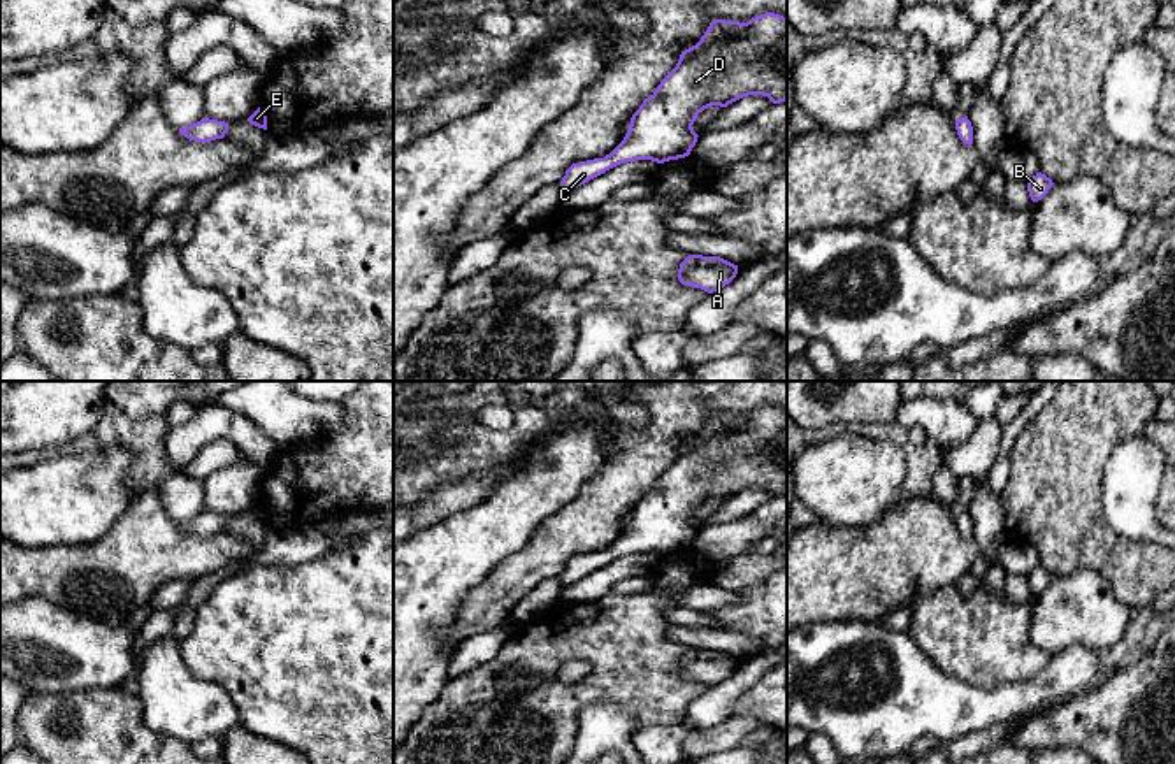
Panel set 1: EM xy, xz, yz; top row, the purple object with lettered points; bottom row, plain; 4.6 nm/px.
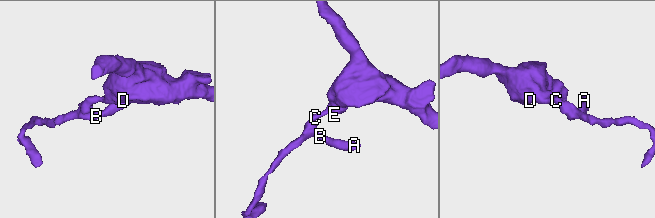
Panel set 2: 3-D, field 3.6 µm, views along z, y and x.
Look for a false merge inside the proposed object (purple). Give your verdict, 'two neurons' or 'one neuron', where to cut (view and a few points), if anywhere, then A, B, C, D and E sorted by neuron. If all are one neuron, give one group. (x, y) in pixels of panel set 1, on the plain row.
one neuron; cut none; groups A B C D E

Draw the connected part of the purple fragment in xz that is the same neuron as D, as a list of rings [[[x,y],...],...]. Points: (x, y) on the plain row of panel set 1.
[[[766,406],[746,416],[711,414],[701,434],[681,444],[676,460],[632,508],[624,534],[604,551],[573,557],[560,574],[562,585],[574,583],[625,555],[664,557],[688,550],[699,530],[692,522],[697,508],[711,499],[727,501],[748,488],[768,490],[773,497],[787,494],[787,413],[780,407]]]

